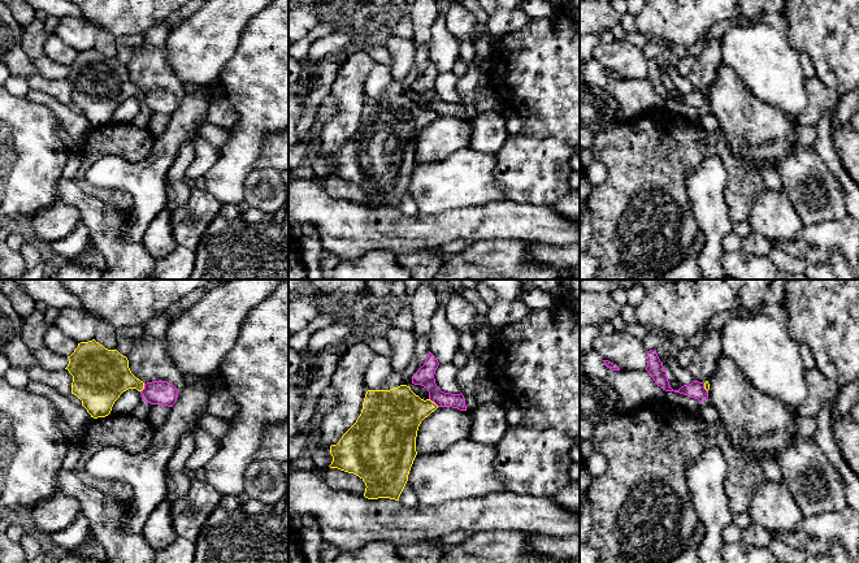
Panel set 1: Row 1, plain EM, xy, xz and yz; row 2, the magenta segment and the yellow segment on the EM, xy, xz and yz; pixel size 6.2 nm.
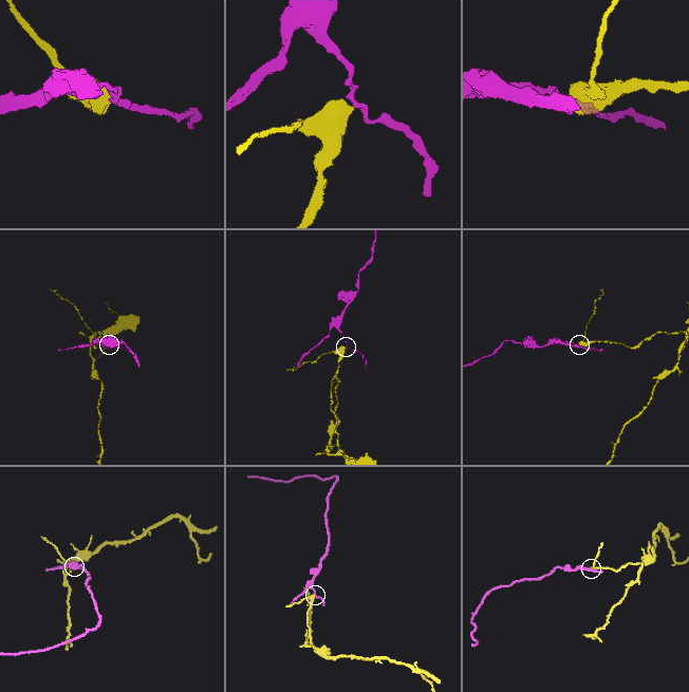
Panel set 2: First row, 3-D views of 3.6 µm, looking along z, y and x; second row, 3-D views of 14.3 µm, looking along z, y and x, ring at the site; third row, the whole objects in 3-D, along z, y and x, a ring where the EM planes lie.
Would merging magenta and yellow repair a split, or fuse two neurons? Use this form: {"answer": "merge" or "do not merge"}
{"answer": "do not merge"}

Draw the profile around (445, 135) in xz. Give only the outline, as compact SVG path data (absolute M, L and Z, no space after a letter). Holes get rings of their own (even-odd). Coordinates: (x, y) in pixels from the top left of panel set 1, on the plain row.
M438 116L418 135L416 146L417 164L441 161L456 151L469 147L470 137L470 120Z

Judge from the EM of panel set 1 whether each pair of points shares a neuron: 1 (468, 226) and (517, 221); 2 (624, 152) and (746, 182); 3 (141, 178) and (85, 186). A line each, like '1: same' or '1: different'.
1: same
2: same
3: different

